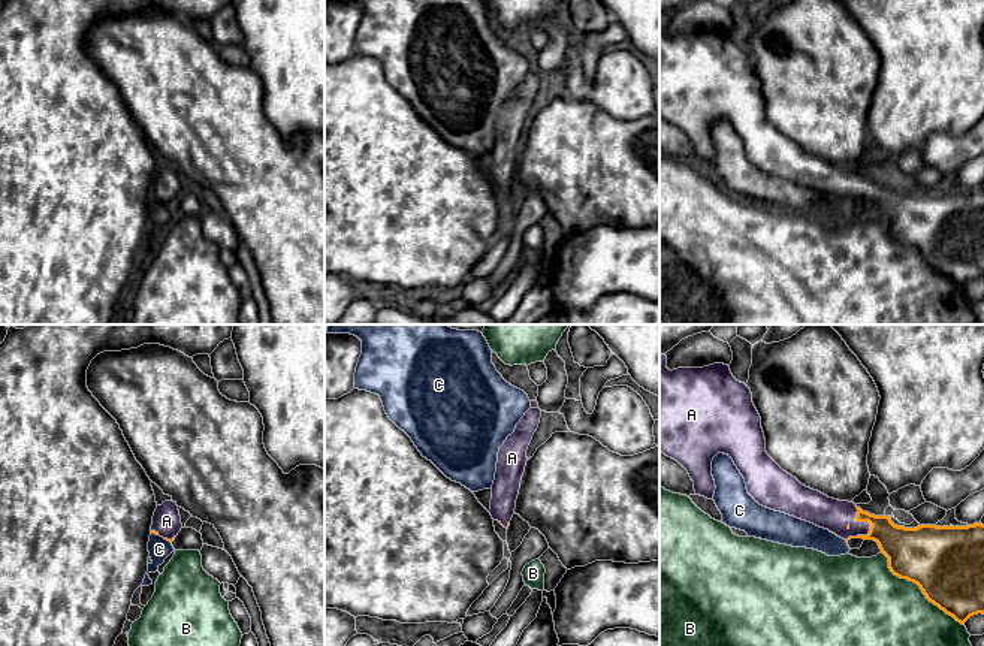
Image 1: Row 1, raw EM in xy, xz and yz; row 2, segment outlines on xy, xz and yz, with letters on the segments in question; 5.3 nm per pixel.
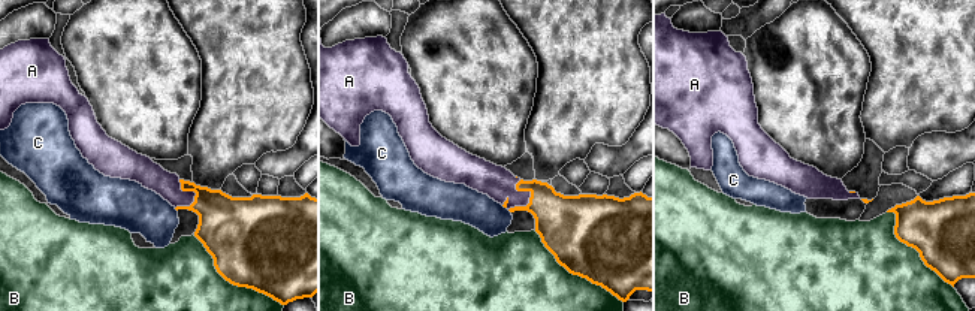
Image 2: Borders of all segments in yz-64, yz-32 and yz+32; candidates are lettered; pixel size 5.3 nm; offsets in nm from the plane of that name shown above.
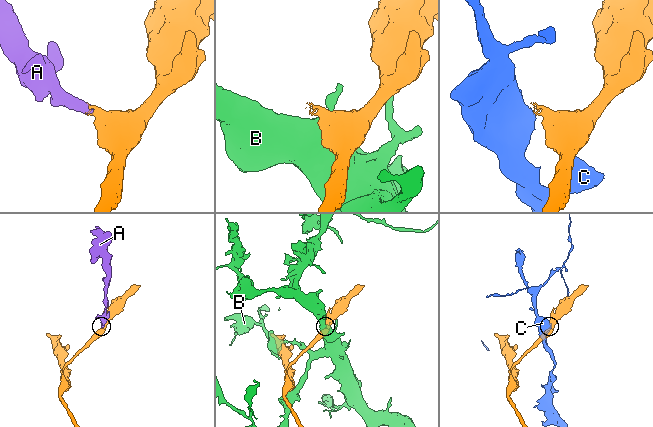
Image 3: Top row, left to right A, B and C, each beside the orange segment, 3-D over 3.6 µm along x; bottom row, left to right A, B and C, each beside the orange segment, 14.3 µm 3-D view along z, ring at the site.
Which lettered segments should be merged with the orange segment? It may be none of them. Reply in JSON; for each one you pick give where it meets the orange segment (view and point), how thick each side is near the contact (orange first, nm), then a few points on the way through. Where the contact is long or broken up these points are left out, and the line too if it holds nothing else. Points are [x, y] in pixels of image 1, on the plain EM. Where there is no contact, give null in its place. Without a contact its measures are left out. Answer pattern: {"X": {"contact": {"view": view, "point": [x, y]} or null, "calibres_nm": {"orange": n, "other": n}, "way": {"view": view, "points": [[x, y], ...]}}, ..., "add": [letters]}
{"A": {"contact": {"view": "yz", "point": [871, 189]}, "calibres_nm": {"orange": 240, "other": 170}, "way": {"view": "yz", "points": [[908, 214], [871, 189], [854, 189], [833, 180]]}}, "add": ["A"]}

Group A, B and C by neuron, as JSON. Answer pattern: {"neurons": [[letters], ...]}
{"neurons": [["A"], ["B"], ["C"]]}

